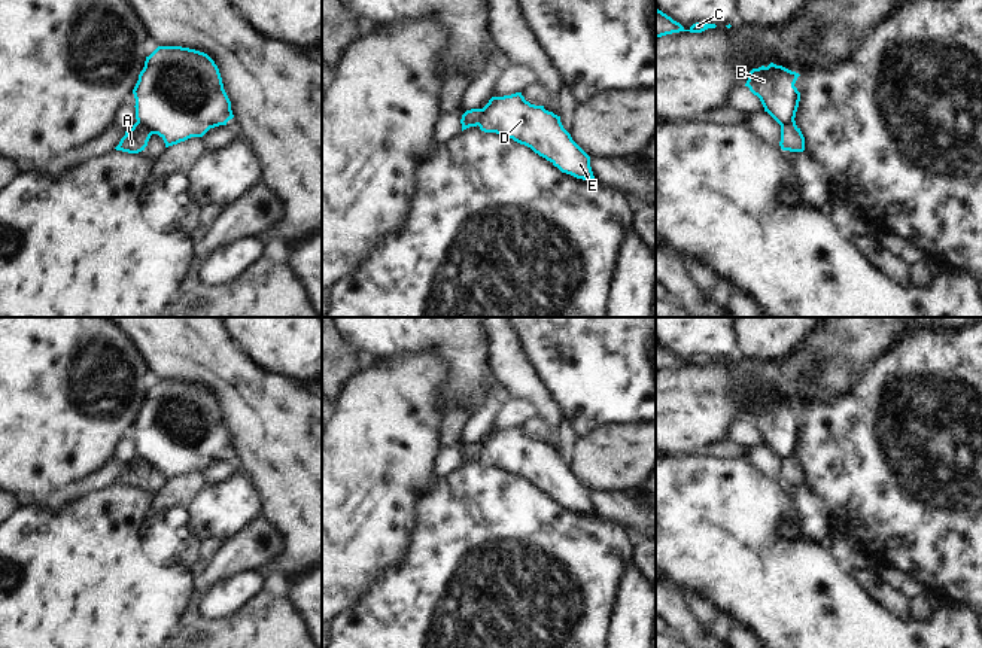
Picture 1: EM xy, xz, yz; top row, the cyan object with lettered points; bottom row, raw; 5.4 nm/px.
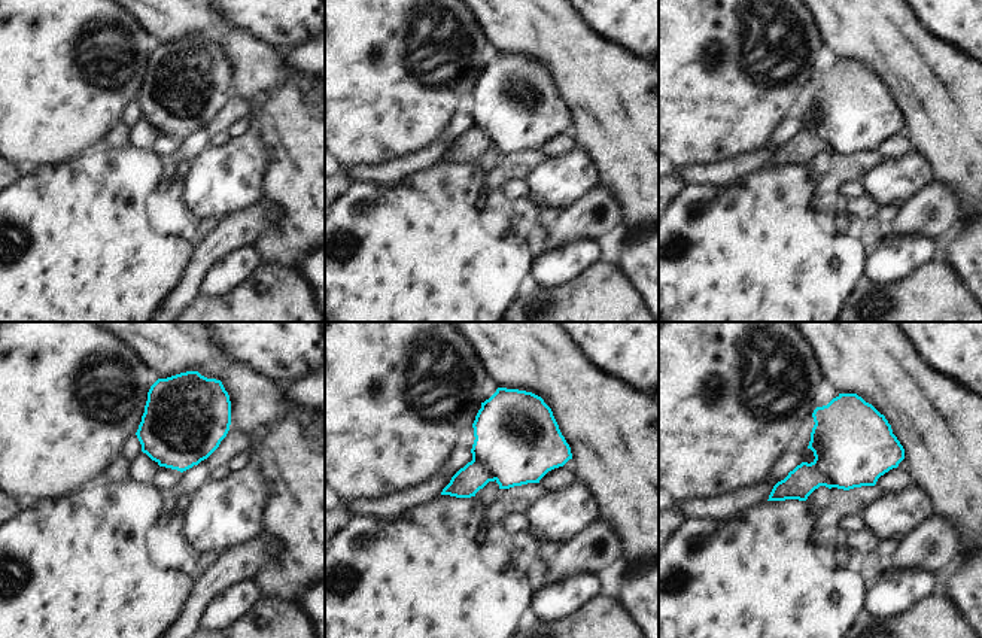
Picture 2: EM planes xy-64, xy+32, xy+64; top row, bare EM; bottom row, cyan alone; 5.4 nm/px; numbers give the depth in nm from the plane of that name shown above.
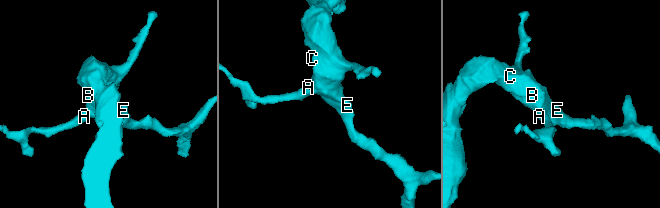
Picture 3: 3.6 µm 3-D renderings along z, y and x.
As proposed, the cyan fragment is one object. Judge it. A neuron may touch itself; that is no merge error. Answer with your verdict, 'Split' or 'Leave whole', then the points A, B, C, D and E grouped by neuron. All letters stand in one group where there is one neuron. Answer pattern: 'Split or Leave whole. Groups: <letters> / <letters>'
Split. Groups: A / B C D E.

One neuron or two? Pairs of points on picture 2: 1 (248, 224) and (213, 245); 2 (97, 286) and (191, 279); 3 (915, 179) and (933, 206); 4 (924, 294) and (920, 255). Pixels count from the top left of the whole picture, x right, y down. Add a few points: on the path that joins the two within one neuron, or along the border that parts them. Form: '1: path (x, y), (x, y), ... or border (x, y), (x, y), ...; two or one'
1: path (239, 230), (222, 240); one
2: border (194, 248), (179, 283), (158, 306); two
3: border (933, 179), (899, 204); two
4: border (932, 261), (890, 282); two

